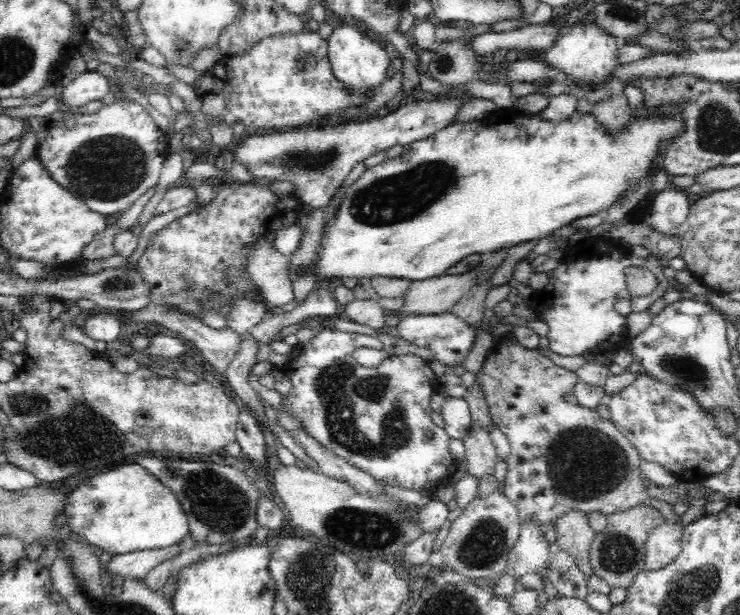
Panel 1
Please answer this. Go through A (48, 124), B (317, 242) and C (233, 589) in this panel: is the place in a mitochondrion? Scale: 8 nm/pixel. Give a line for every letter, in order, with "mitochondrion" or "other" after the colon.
A: other
B: other
C: other

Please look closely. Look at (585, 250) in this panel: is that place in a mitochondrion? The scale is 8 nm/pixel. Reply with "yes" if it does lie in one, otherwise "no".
no

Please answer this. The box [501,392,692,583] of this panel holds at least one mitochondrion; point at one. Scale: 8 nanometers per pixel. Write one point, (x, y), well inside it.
(589, 465)

